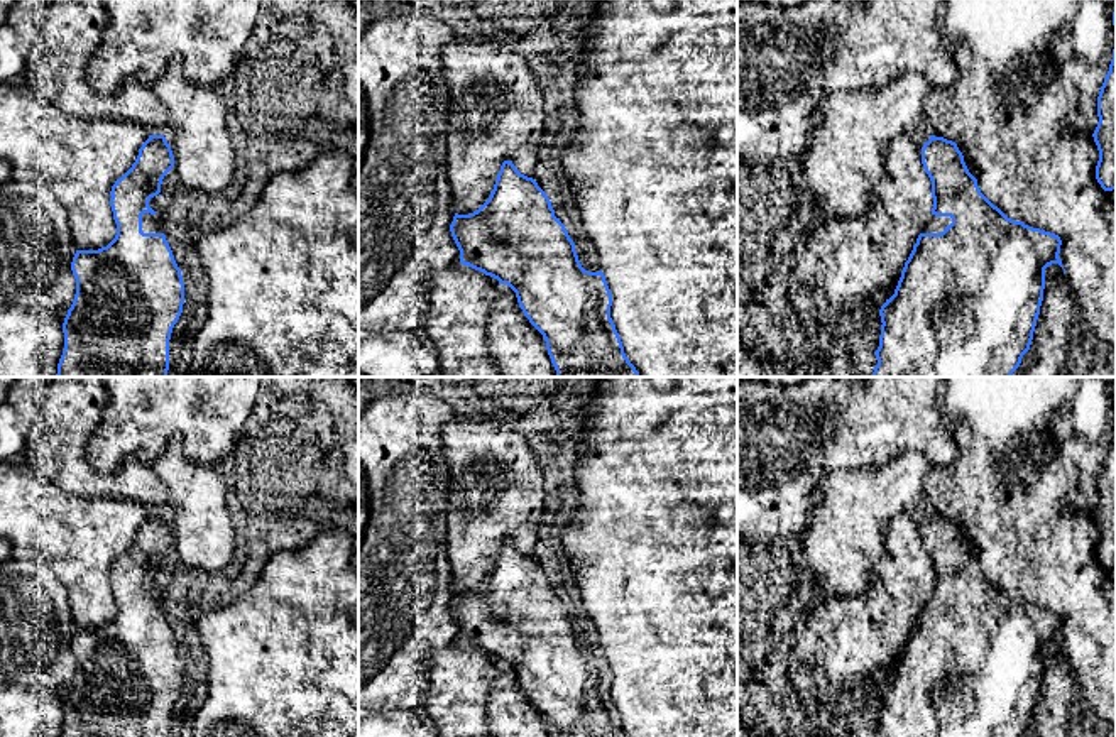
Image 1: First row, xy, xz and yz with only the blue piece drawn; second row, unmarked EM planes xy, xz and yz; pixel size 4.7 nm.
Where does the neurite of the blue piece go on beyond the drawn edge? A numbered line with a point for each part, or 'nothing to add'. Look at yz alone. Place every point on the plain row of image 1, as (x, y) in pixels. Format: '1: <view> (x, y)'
1: yz (935, 602)

